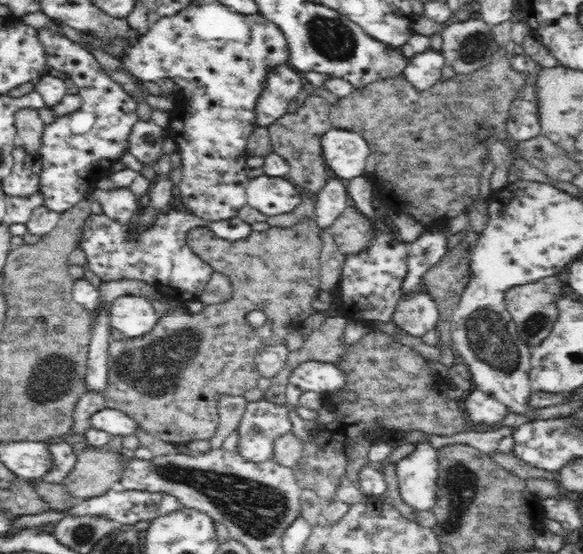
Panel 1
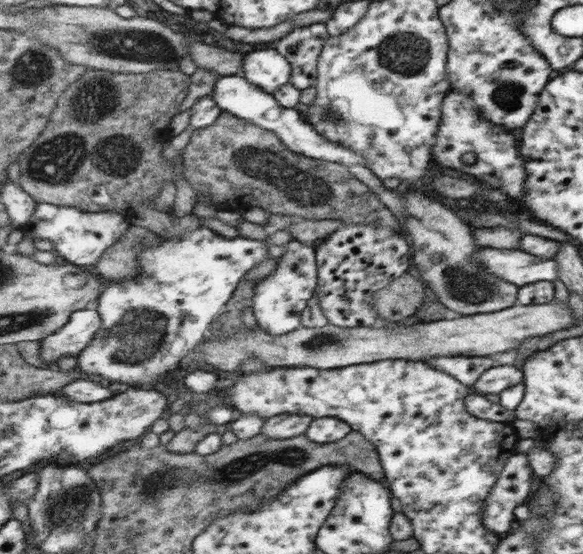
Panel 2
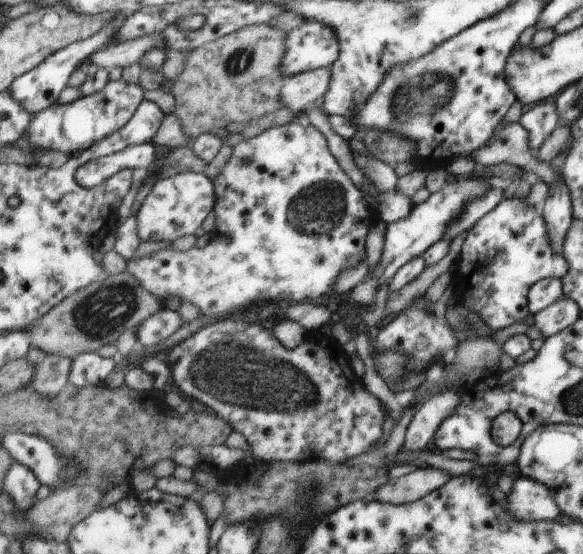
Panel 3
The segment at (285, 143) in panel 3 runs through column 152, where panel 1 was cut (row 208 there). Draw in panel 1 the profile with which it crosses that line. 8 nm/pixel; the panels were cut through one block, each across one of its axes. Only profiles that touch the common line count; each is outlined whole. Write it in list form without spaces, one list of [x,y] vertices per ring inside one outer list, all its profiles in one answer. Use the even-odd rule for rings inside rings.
[[[267,175],[251,179],[245,186],[247,203],[268,217],[290,212],[297,204],[298,190],[288,178]]]

